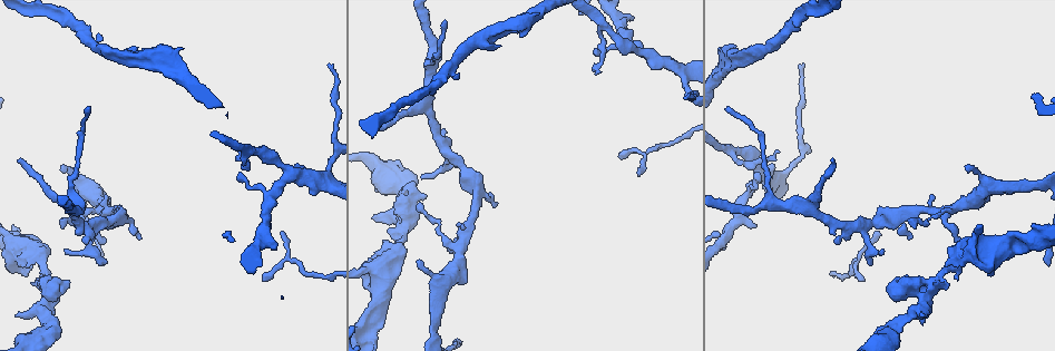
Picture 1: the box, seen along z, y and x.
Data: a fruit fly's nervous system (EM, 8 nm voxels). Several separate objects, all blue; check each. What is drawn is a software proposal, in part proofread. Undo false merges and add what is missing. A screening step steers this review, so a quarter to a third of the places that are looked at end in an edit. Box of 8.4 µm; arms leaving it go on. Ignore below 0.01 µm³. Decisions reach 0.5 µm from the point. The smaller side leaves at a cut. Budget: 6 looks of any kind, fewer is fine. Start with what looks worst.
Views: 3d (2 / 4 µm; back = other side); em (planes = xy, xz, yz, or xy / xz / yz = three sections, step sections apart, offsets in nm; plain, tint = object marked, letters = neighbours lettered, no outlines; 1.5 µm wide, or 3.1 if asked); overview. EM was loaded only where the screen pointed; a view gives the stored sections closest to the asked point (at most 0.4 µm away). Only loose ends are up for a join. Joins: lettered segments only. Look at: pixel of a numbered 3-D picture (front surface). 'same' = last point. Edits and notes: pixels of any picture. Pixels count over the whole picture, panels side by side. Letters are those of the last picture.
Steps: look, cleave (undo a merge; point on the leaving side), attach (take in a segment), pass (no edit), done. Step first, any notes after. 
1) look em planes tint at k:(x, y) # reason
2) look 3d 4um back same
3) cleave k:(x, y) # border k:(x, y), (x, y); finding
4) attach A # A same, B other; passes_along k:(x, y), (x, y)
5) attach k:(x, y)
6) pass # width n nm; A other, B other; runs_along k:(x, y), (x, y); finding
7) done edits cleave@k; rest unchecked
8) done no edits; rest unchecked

look em planes plain at 1:(20, 162) # branch stops here

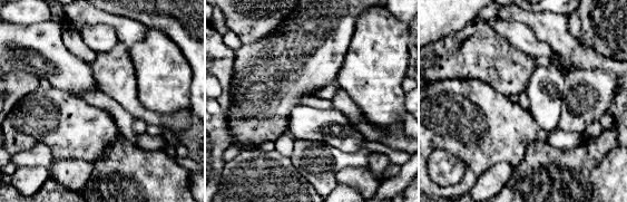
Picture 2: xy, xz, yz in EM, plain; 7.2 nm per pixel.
look em planes letters same # what lies round it

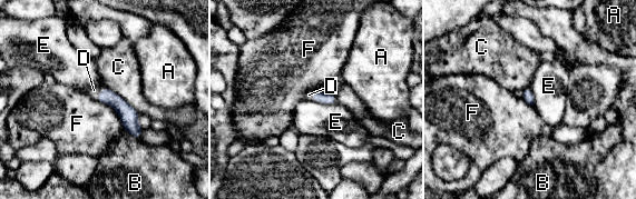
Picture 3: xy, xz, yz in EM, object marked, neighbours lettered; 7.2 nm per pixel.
attach D # A other, B other, C other, D same, E other, F other; passes_along 3:(127, 113), (100, 92), (94, 90); the neuron continues

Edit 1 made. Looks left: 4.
look 3d 4um at 1:(315, 195) # three-way junction

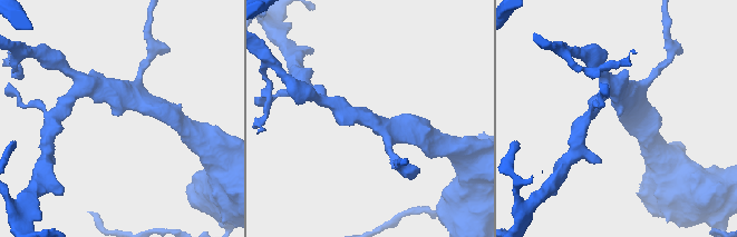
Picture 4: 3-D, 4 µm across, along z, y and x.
look em yz step 8 letters at 4:(618, 115)

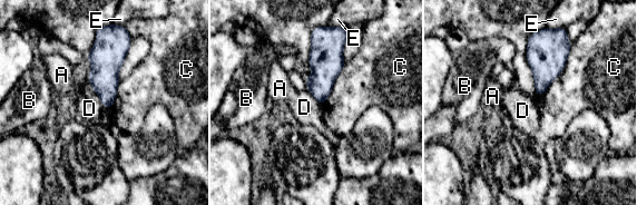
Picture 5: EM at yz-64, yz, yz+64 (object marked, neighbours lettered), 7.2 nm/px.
look em planes letters same

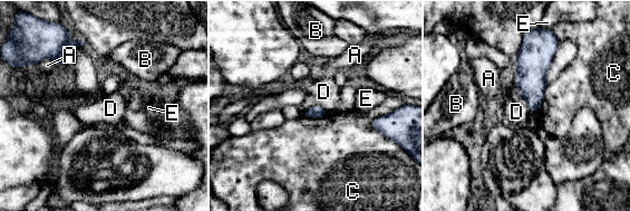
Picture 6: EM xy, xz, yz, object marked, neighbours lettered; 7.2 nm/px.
pass # longest_contact C 220 nm; A other, B other, C other, D other, E other; border 6:(306, 108), (322, 106), (328, 112); no lettered segment goes on from it

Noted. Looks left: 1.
done edits attach@3; rest unchecked

